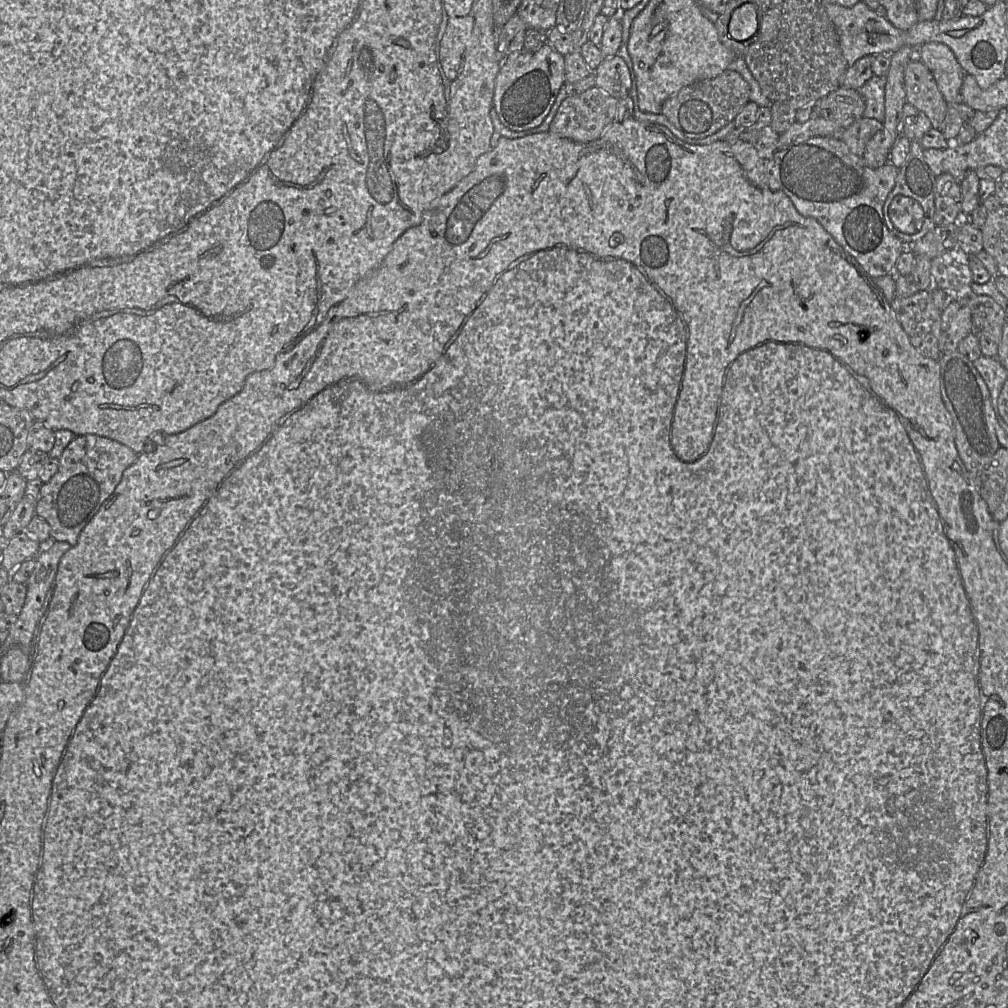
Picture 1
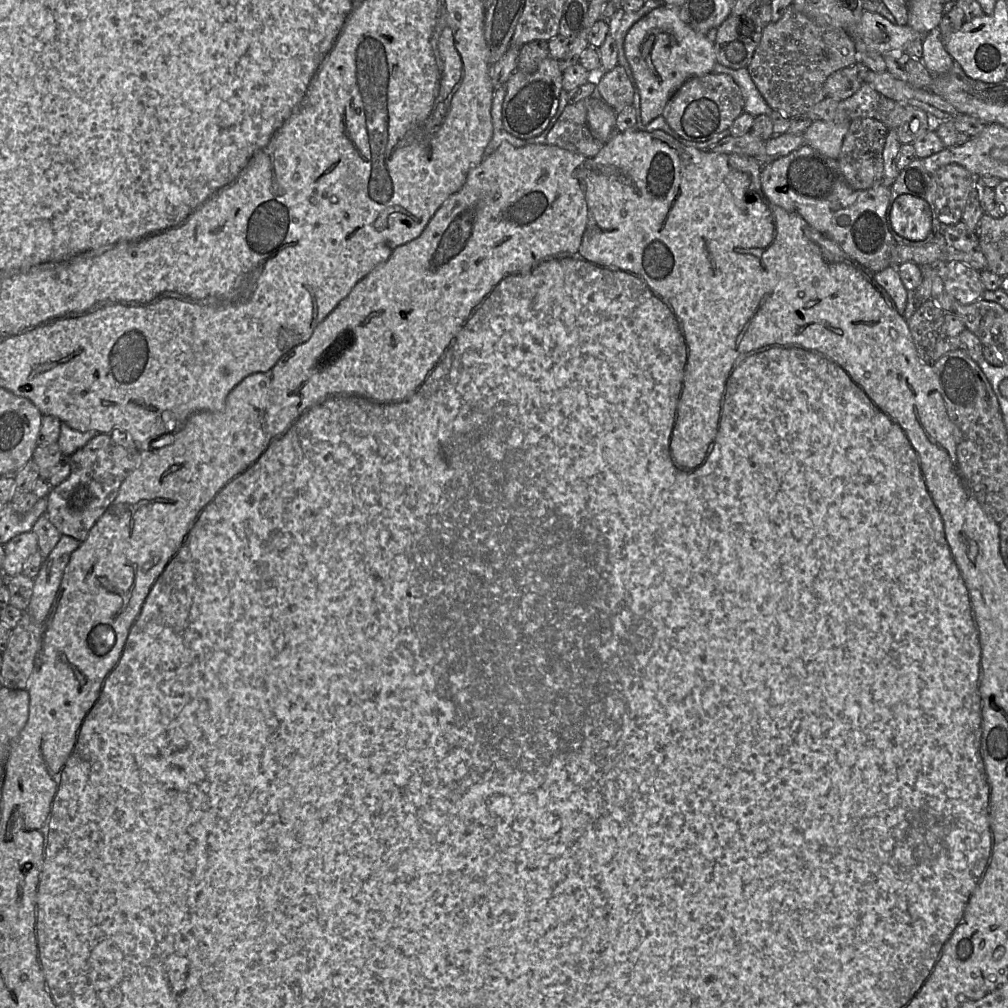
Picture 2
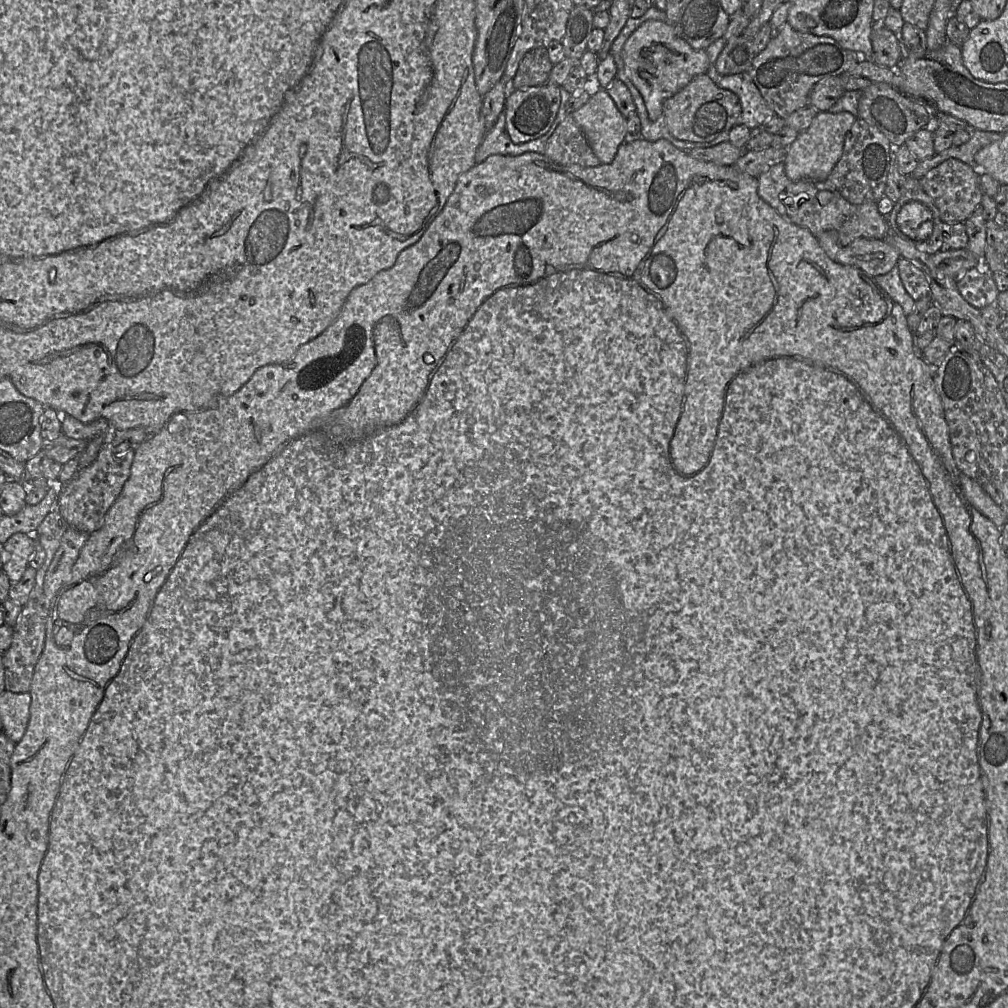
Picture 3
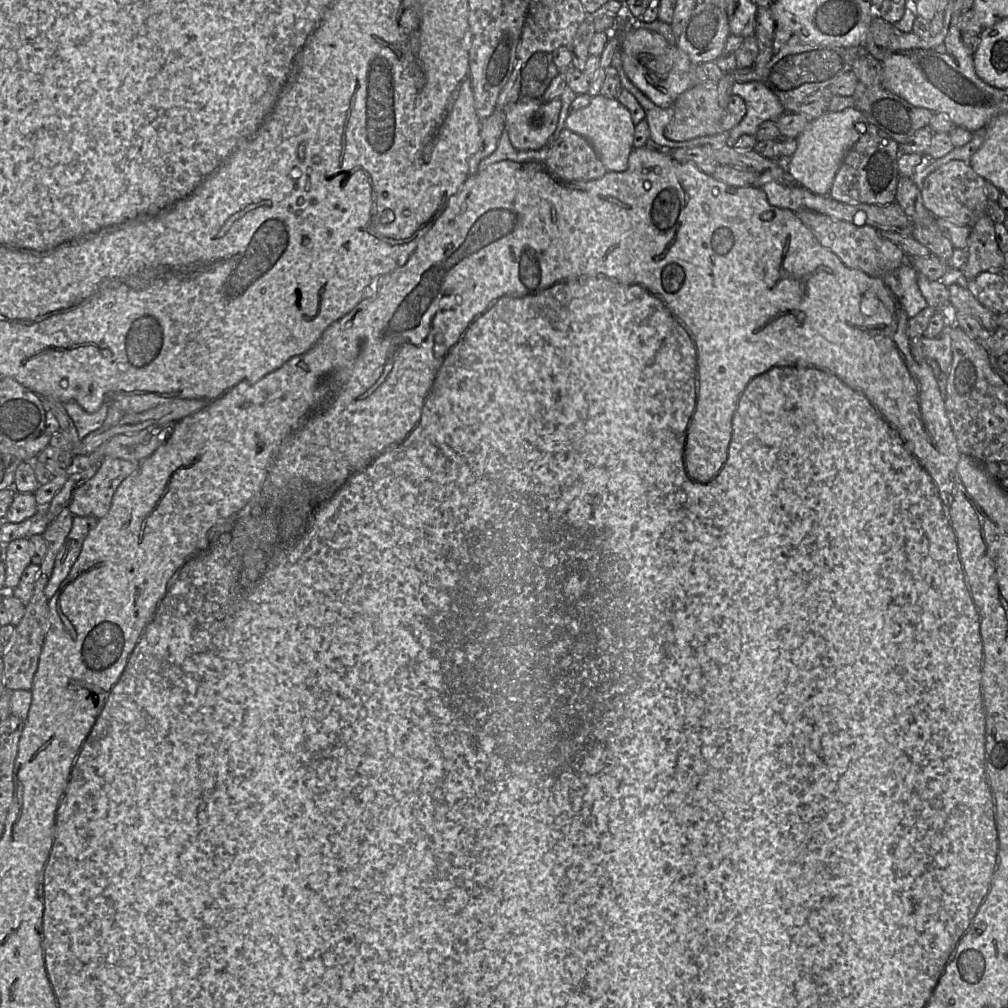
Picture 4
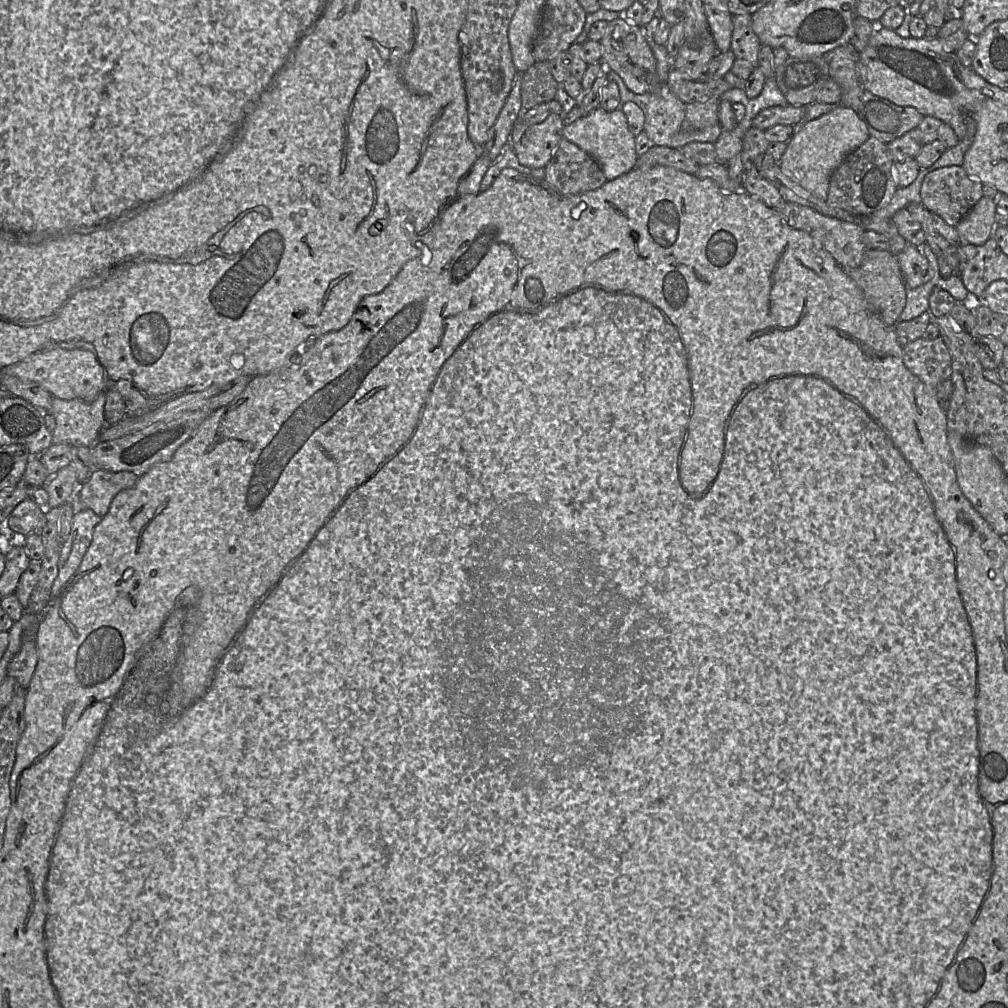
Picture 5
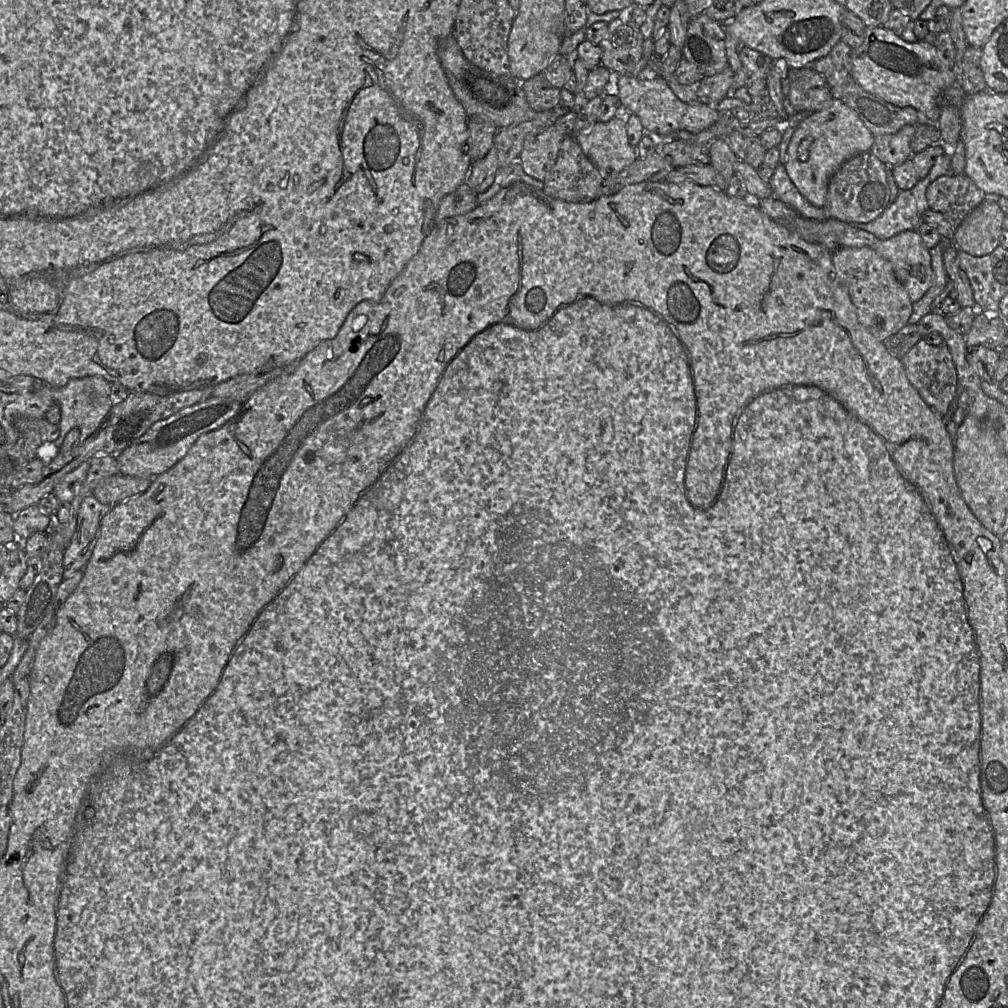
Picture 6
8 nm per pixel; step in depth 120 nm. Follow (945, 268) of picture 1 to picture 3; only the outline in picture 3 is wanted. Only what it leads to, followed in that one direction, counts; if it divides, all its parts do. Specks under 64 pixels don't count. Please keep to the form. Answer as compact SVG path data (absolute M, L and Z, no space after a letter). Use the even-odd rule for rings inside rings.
M982 263L981 267L974 267L956 279L957 288L962 297L976 308L996 305L1000 293L992 273Z

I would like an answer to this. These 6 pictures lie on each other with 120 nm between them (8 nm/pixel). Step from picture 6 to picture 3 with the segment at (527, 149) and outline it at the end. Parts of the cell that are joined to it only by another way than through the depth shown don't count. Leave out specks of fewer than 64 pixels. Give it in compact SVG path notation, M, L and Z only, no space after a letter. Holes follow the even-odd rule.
M545 83L528 89L515 89L505 101L505 126L512 142L521 144L544 135L555 120L560 106L560 86Z

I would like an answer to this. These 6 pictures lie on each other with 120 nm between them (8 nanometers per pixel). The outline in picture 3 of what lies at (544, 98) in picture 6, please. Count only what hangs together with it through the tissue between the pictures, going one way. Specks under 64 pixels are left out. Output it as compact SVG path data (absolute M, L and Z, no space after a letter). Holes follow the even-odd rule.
M539 47L531 49L521 60L510 88L528 89L547 83L553 66L549 59L547 48Z

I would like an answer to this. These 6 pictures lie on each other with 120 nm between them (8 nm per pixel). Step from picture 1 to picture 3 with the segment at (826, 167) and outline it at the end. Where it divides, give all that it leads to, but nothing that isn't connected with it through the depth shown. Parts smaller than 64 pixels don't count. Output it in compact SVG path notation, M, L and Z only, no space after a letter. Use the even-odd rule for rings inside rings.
M784 162L763 171L758 177L758 195L786 220L810 230L814 236L836 230L839 242L846 246L857 238L884 239L890 233L887 217L882 215L875 201L852 204L825 181L801 179L793 181L785 172Z

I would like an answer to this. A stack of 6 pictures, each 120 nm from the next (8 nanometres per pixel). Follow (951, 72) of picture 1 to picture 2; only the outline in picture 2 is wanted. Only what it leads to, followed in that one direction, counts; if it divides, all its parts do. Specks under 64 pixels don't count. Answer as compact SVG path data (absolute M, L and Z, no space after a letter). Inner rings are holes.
M939 30L924 35L922 62L933 77L947 73L955 63L945 48Z

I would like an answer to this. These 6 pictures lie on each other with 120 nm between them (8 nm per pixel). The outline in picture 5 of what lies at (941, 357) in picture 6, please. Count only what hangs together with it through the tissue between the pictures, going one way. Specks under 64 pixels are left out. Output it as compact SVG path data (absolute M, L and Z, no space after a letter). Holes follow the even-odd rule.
M918 338L903 347L903 361L907 369L928 387L936 390L944 380L951 378L950 351L943 338Z

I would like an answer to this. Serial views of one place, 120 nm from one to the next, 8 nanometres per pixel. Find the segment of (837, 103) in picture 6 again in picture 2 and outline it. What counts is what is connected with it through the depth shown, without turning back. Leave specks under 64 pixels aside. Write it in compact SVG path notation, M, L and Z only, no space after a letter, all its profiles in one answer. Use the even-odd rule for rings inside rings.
M851 120L835 123L830 121L813 121L803 133L804 144L820 154L837 159L843 139L850 127Z

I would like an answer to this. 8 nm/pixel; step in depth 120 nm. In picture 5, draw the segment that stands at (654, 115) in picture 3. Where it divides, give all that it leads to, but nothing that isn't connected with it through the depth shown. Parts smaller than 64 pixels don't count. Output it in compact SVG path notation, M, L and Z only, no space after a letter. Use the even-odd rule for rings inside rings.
M618 17L608 23L600 42L603 46L602 63L607 70L614 70L619 74L632 92L645 94L659 90L661 85L667 85L662 84L658 78L655 57L639 25Z

